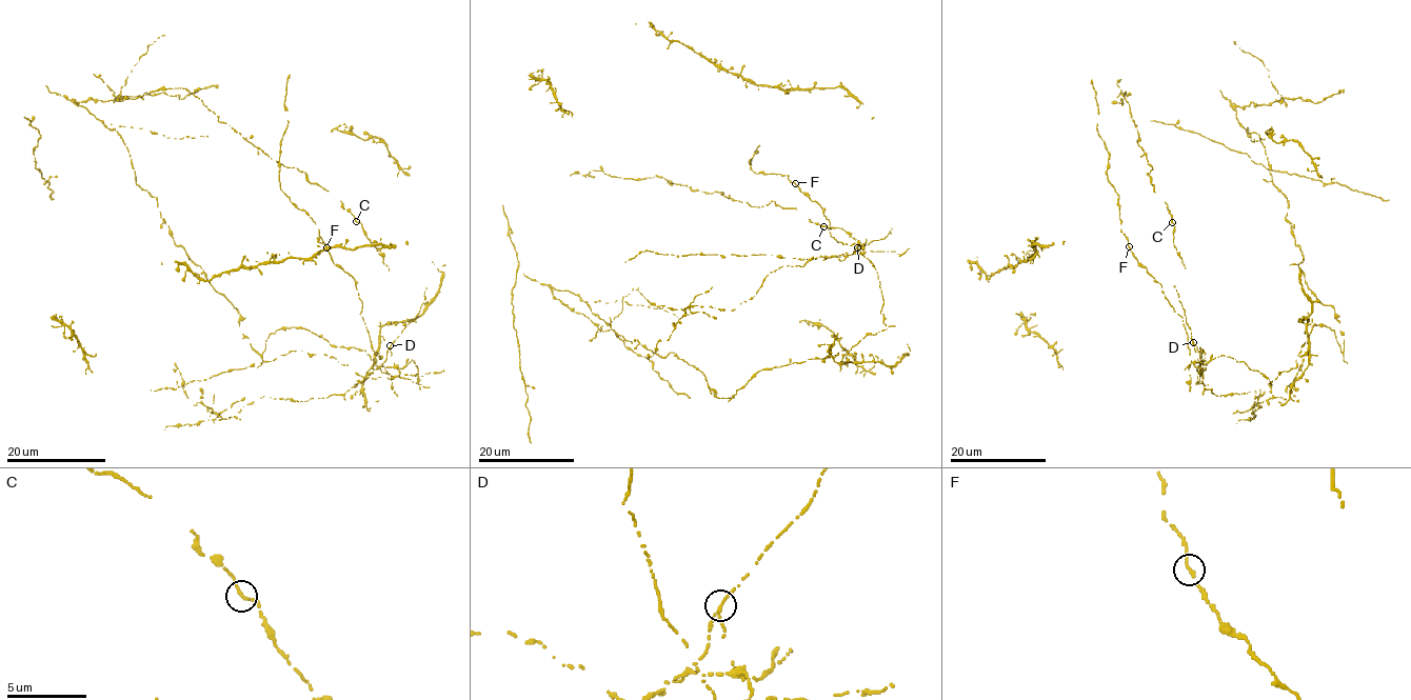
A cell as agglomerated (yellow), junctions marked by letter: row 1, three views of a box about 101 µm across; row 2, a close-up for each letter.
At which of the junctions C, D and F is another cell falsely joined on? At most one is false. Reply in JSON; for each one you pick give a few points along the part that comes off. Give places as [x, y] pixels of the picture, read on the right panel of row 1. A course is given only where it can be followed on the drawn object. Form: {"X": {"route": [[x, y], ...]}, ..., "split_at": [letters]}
{"split_at": ["D"]}

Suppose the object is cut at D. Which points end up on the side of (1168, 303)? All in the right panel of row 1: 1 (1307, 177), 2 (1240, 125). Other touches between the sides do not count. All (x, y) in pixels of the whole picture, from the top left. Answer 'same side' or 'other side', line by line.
1: same side
2: other side

